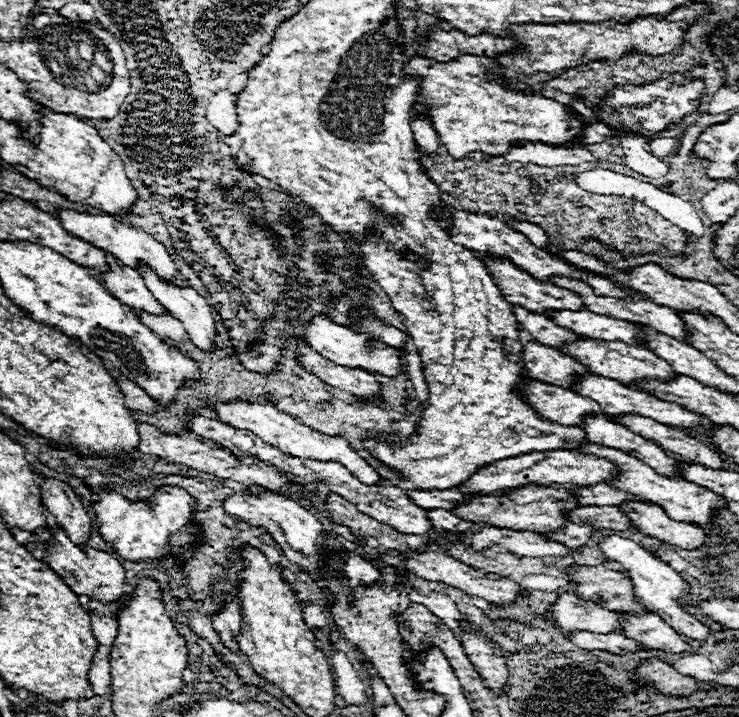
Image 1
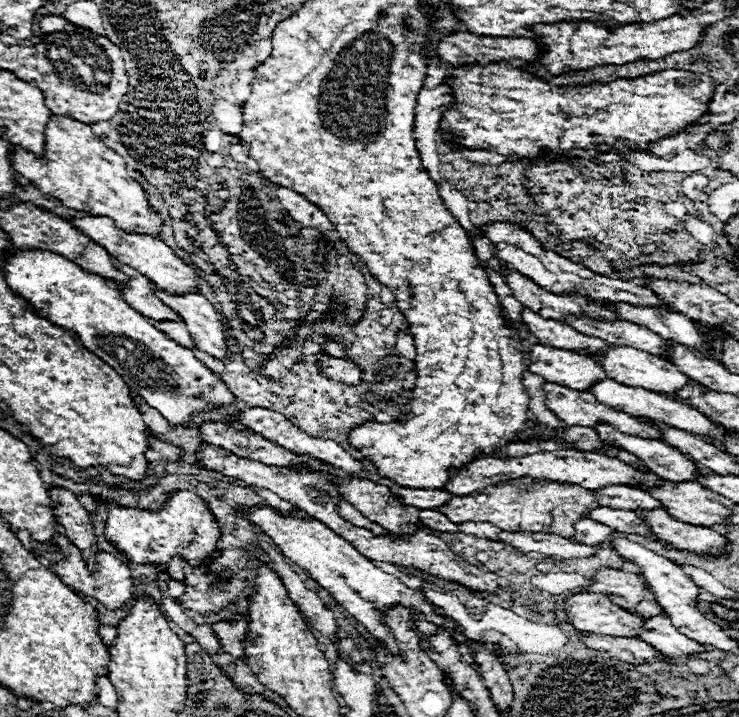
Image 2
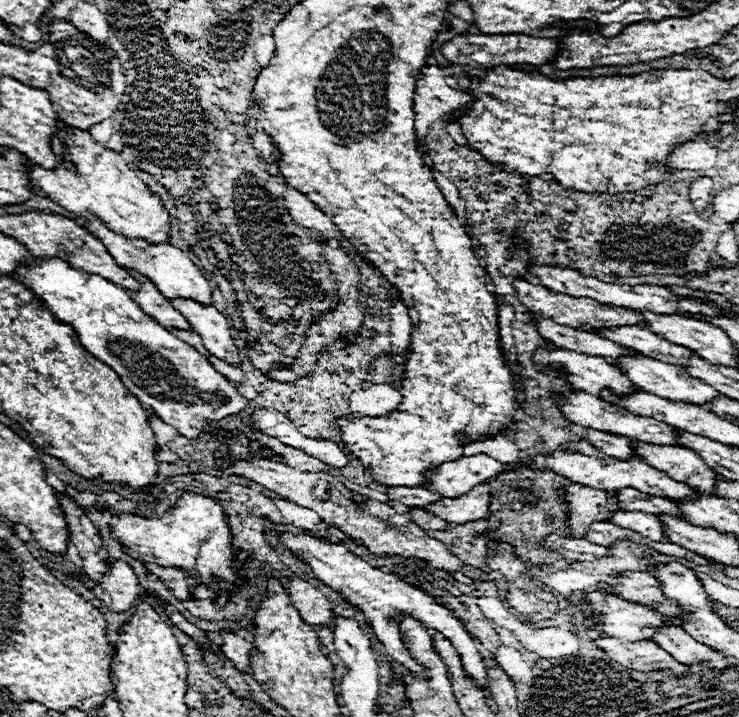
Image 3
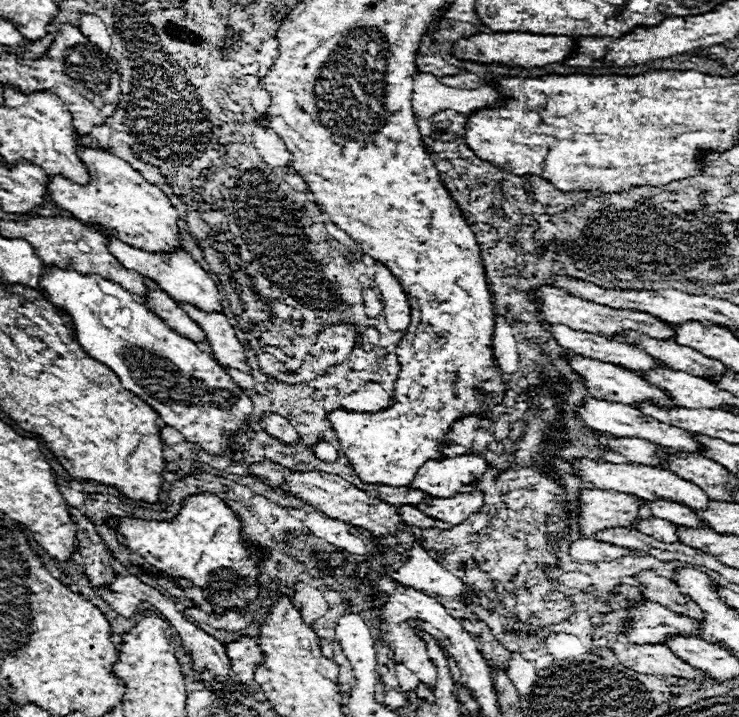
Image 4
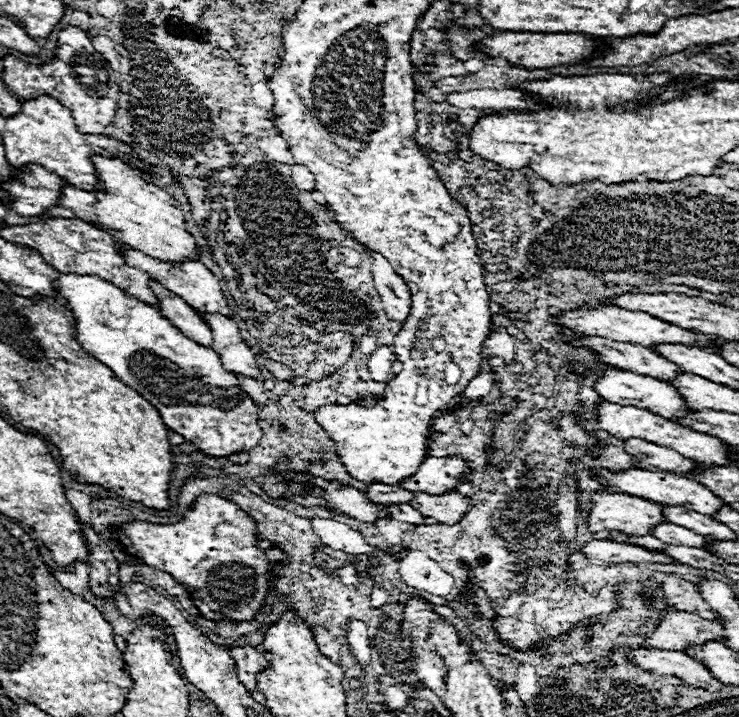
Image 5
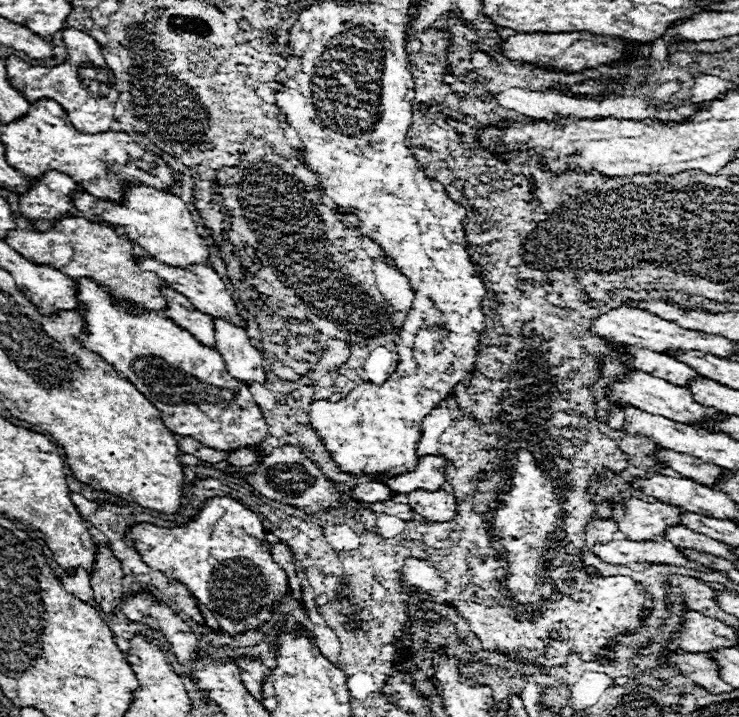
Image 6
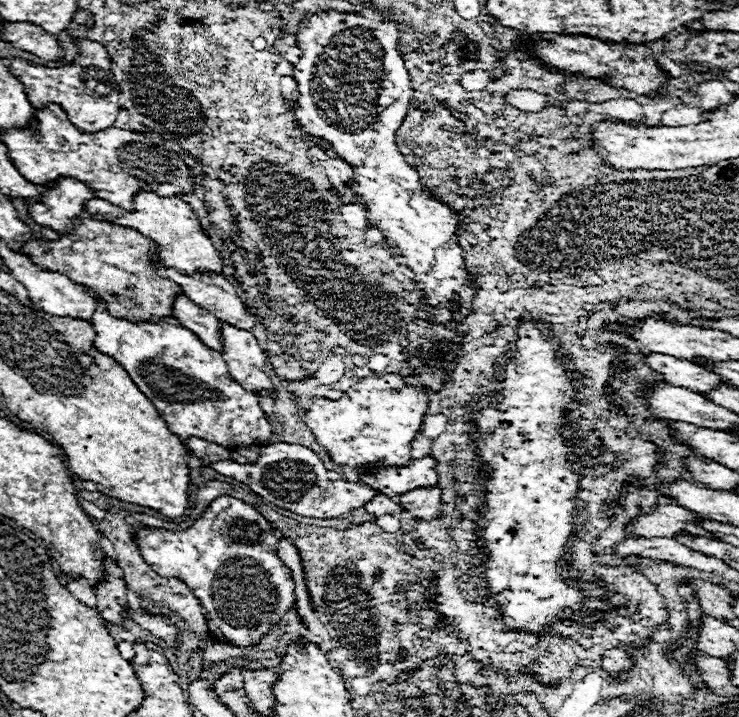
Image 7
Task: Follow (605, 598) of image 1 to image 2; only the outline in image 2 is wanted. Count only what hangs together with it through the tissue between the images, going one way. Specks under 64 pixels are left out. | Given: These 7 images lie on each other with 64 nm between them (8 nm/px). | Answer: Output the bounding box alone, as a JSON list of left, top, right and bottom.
[586,570,664,616]

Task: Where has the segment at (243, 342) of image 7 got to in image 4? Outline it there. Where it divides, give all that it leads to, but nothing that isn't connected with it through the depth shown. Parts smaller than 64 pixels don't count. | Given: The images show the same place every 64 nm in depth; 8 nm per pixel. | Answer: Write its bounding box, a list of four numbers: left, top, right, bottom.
[182,302,252,372]

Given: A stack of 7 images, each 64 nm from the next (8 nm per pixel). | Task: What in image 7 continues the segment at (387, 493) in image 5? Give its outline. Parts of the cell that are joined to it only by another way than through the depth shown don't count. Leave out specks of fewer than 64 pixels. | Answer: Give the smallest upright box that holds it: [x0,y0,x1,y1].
[202,442,376,518]

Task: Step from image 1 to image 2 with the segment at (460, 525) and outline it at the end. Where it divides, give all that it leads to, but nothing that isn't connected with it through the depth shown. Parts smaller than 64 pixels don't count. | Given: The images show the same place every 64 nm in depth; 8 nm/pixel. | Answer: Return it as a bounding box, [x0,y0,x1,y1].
[420,510,458,532]

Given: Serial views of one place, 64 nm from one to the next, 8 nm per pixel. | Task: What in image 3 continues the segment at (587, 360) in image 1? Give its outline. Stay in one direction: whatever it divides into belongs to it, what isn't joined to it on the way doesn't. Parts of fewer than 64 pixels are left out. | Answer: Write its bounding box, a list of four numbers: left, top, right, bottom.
[614,356,722,406]

